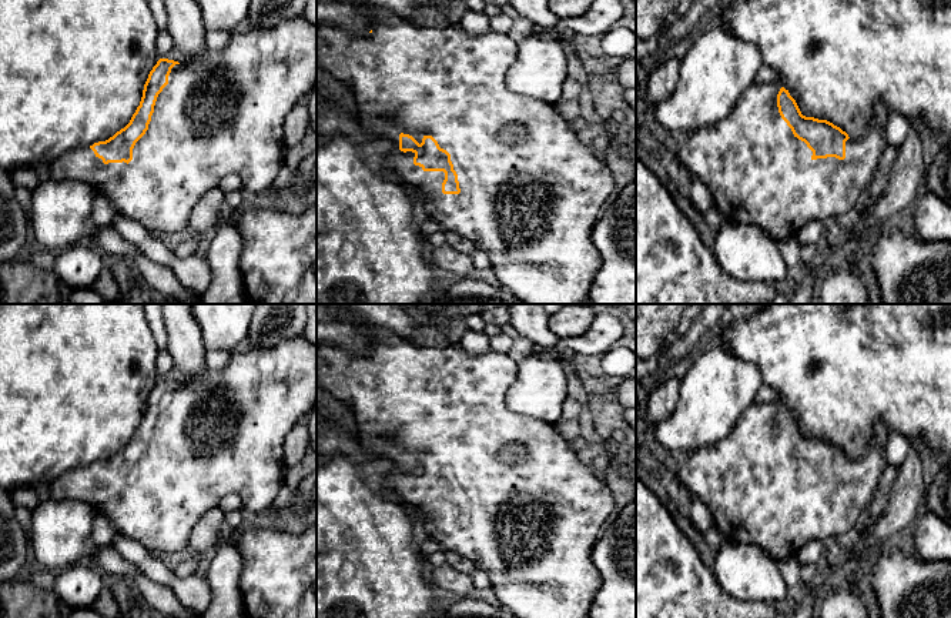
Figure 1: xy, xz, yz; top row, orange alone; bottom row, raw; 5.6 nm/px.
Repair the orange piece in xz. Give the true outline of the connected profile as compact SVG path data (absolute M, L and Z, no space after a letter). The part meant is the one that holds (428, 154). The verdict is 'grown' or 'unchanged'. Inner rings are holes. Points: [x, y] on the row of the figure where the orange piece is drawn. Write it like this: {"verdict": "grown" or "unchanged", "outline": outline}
{"verdict": "grown", "outline": "M379 13L375 27L365 36L354 36L334 26L317 23L317 63L352 90L362 127L369 134L394 144L384 166L425 198L431 220L439 223L445 231L471 240L478 250L486 253L498 281L525 304L582 304L589 298L592 283L602 264L600 253L592 243L592 231L619 177L577 140L572 121L565 118L555 104L516 96L509 90L506 76L516 56L518 39L513 34L489 30L471 36L458 26L418 27L392 13Z"}

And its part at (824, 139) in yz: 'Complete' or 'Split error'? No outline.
Split error

